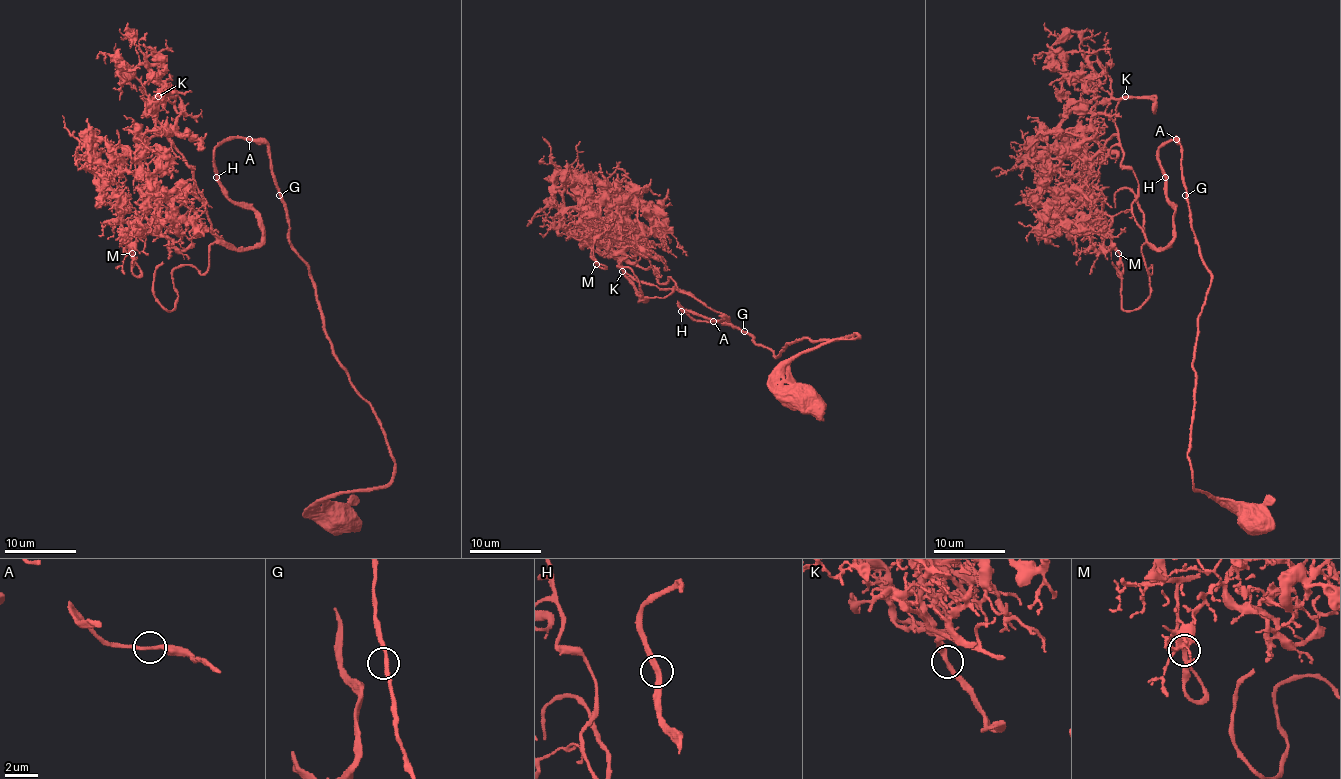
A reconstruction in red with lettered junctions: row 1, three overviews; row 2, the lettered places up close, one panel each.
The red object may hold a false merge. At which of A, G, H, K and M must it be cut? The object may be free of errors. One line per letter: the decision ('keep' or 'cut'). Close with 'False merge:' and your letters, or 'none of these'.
A: keep
G: keep
H: keep
K: keep
M: keep
False merge: none of these

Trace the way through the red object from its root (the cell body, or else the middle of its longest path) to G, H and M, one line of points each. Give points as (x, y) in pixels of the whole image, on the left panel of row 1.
G: (339, 518), (349, 520), (324, 500), (382, 489), (394, 458), (373, 406), (335, 356), (279, 195)
H: (339, 518), (349, 520), (324, 500), (391, 480), (385, 431), (335, 356), (270, 148), (225, 139), (216, 177)
M: (339, 518), (324, 500), (394, 458), (270, 148), (214, 150), (261, 231), (232, 247), (153, 136), (131, 253)

